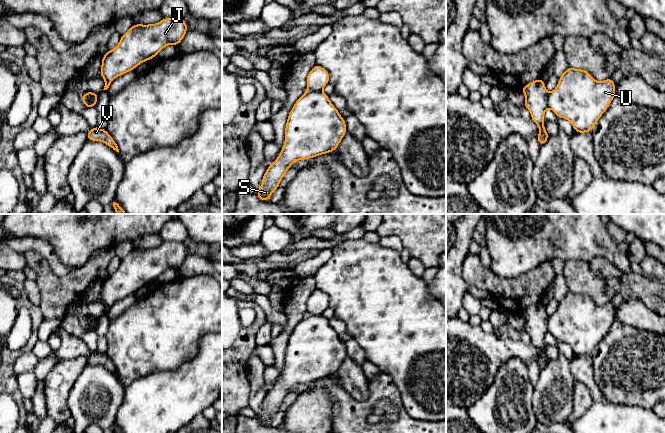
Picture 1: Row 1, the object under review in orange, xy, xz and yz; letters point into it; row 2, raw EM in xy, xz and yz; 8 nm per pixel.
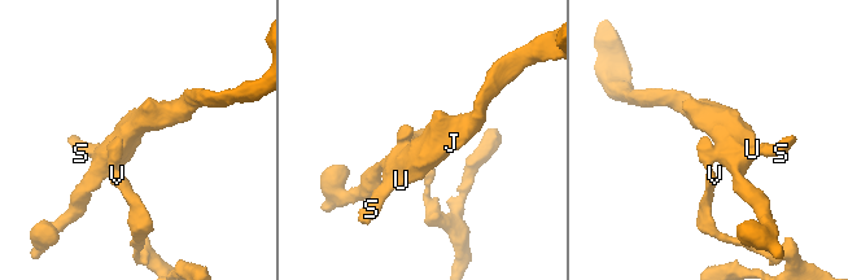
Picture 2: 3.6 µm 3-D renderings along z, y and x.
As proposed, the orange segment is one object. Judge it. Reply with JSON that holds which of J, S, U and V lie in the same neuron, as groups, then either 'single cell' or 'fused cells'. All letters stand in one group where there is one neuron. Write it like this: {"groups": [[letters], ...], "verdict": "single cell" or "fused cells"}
{"groups": [["J", "S", "U"], ["V"]], "verdict": "fused cells"}

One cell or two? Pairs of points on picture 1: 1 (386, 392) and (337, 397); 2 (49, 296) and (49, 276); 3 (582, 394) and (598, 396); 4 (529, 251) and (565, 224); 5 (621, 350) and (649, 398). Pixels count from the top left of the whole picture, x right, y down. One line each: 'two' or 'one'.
1: one
2: one
3: two
4: one
5: one

